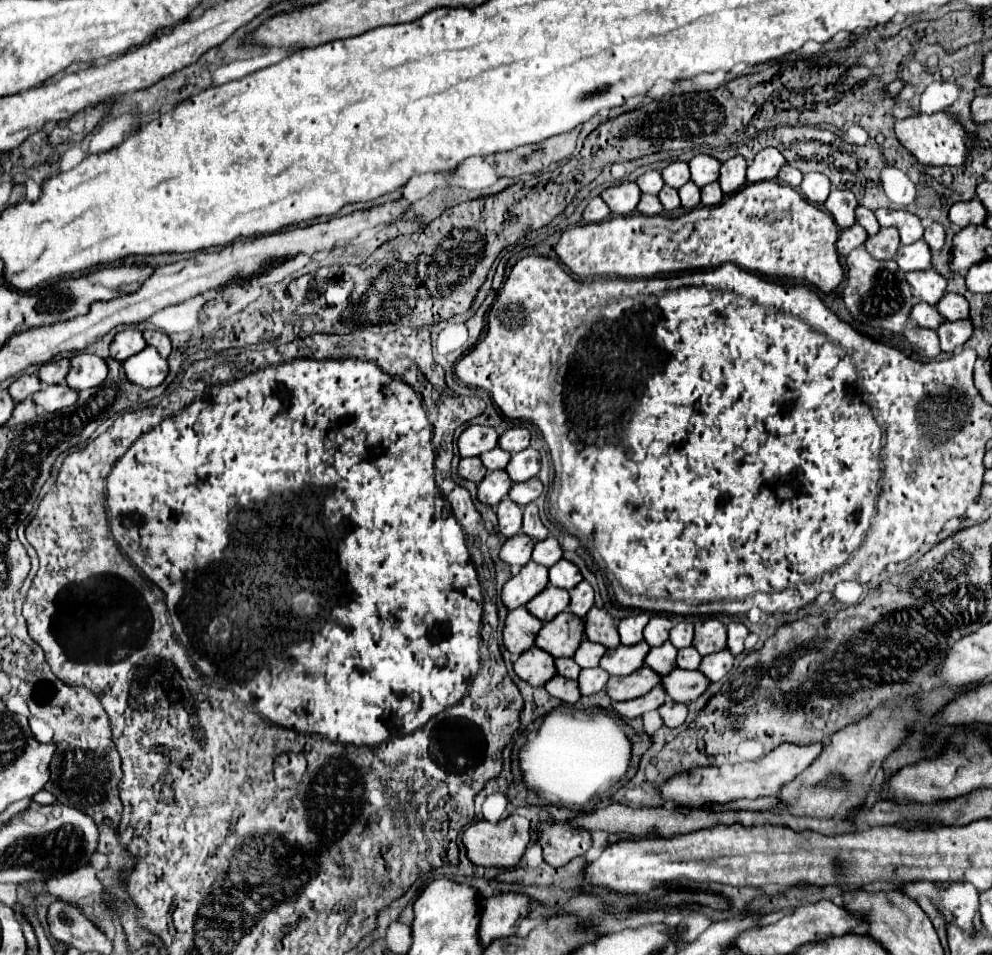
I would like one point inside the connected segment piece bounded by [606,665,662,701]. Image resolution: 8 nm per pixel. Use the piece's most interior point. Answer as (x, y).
(640, 682)

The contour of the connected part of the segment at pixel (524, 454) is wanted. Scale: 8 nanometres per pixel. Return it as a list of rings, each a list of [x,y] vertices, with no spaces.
[[[528,447],[528,449],[512,455],[506,471],[514,483],[522,483],[526,479],[536,477],[540,471],[540,453],[532,447]]]

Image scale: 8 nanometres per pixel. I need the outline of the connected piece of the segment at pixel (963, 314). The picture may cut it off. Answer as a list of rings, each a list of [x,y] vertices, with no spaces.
[[[946,293],[938,301],[938,311],[948,321],[958,321],[958,319],[968,319],[970,317],[970,305],[968,305],[968,301],[962,295],[958,295],[958,293]]]

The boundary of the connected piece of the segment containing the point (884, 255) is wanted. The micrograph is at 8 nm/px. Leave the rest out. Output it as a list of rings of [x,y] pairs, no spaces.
[[[882,229],[878,235],[872,235],[866,241],[866,249],[876,259],[894,259],[900,247],[900,235],[896,229]]]

